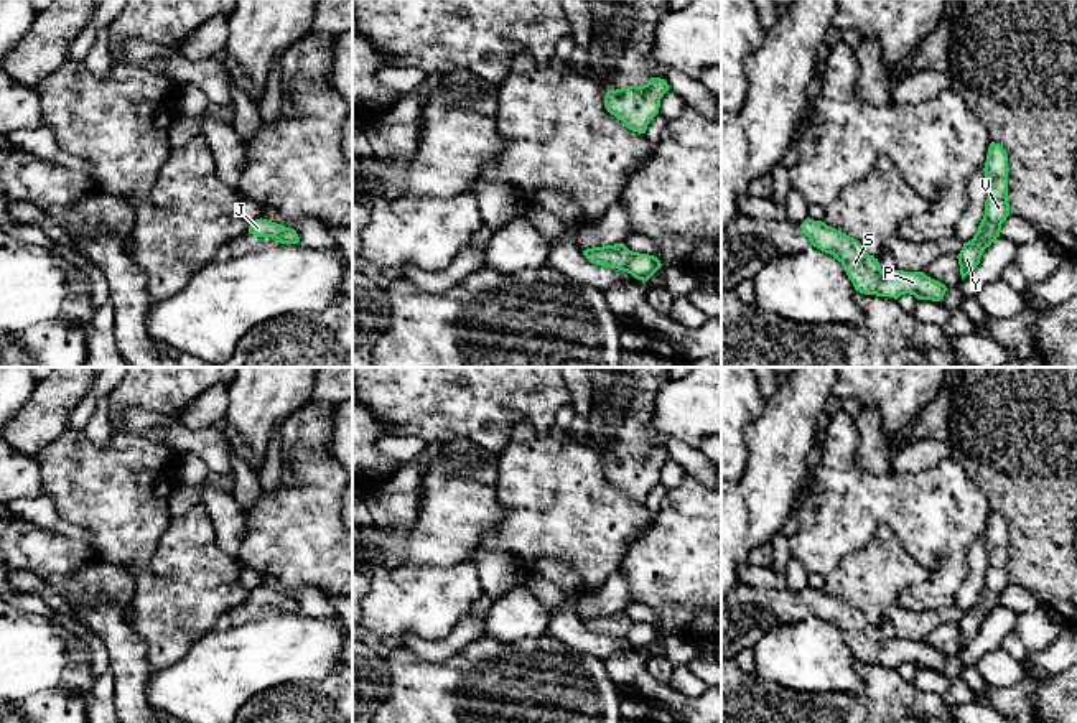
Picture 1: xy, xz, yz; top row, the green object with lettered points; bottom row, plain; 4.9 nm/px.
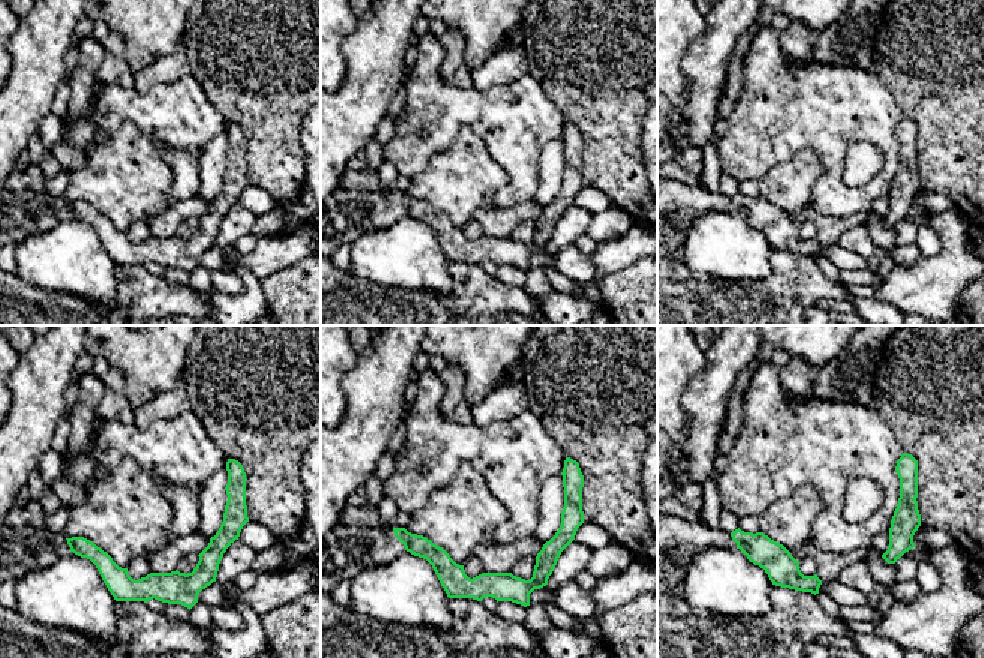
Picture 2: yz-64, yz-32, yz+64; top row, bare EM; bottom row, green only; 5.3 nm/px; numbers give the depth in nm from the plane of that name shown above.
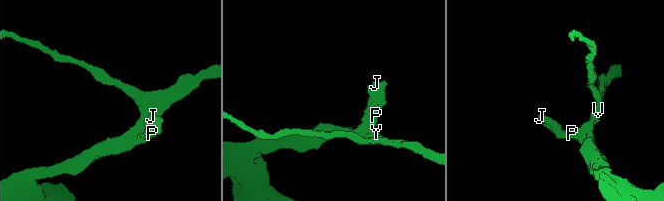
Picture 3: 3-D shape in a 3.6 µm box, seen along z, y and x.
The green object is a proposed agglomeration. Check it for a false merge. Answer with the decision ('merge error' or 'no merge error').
no merge error

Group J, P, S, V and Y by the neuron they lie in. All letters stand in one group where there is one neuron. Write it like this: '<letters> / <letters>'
J P S V Y

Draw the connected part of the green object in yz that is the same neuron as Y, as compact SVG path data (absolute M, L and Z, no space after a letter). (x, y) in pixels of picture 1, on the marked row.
M991 142L985 161L985 180L988 196L985 201L985 214L972 240L965 242L957 255L962 280L970 275L980 264L986 247L990 247L1001 232L1001 224L1009 216L1008 203L1008 155L1003 145Z

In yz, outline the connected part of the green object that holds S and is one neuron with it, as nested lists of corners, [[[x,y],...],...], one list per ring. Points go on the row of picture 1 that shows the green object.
[[[807,217],[800,224],[800,229],[814,247],[833,255],[843,265],[855,290],[860,293],[894,300],[909,293],[917,300],[940,301],[949,290],[944,283],[927,277],[924,272],[893,270],[884,273],[879,268],[878,259],[870,255],[856,239],[822,221]]]

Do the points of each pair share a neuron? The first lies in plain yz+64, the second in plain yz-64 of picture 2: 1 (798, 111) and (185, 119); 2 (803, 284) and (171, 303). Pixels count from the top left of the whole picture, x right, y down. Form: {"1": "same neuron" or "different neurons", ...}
{"1": "same neuron", "2": "same neuron"}

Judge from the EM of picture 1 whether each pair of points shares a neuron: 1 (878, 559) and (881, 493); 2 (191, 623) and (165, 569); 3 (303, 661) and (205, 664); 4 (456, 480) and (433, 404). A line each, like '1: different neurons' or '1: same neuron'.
1: different neurons
2: same neuron
3: same neuron
4: different neurons

